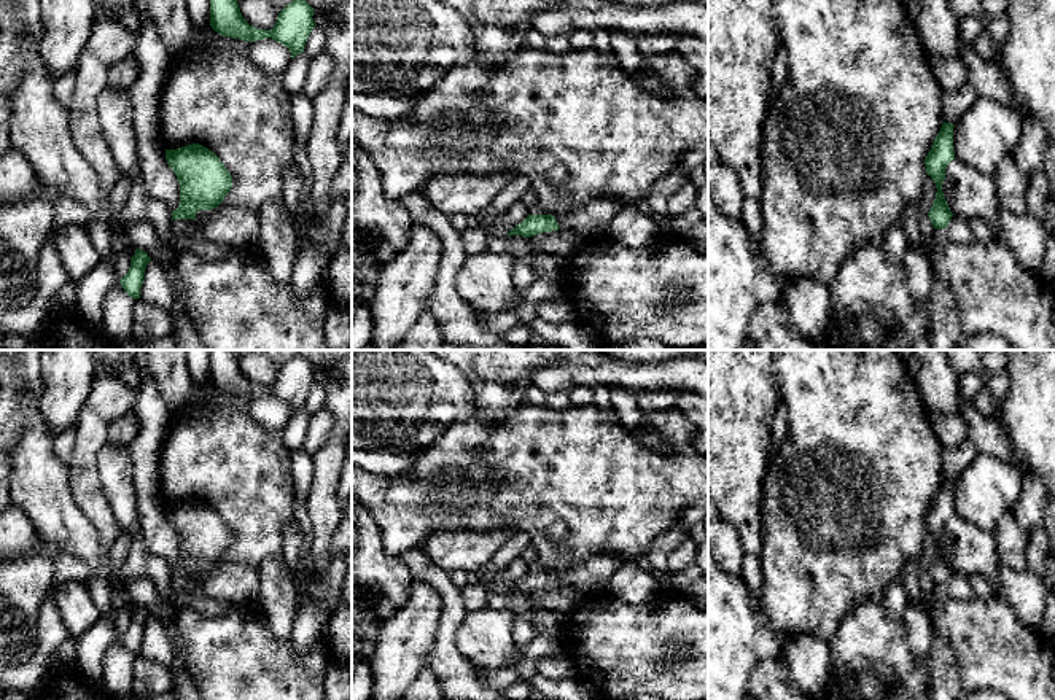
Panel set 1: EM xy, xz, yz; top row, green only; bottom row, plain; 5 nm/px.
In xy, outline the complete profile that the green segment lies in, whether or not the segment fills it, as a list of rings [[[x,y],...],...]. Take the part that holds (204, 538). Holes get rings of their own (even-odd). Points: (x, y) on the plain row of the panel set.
[[[193,500],[165,506],[169,523],[180,539],[180,560],[173,576],[196,576],[199,566],[218,563],[232,544],[232,533],[208,504]]]

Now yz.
[[[944,477],[925,515],[926,530],[934,536],[937,544],[936,555],[928,568],[934,585],[945,585],[953,573],[942,549],[945,525],[955,515],[953,484],[953,480]]]

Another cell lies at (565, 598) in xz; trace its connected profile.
[[[566,585],[551,587],[528,593],[530,608],[544,611],[565,611],[576,609],[586,597]]]

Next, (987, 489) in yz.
[[[979,453],[953,484],[955,514],[967,523],[995,535],[999,519],[1014,511],[1022,495],[1023,469]]]

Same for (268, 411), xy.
[[[264,395],[250,399],[248,415],[269,431],[282,431],[291,417],[291,409],[282,399]]]

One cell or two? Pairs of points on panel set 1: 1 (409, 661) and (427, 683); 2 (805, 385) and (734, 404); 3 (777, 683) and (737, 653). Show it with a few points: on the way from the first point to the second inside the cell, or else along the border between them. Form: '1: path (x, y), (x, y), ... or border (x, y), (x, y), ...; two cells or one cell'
1: border (425, 667), (409, 683); two cells
2: border (770, 366), (780, 400); two cells
3: border (778, 656), (763, 661), (747, 683); two cells

